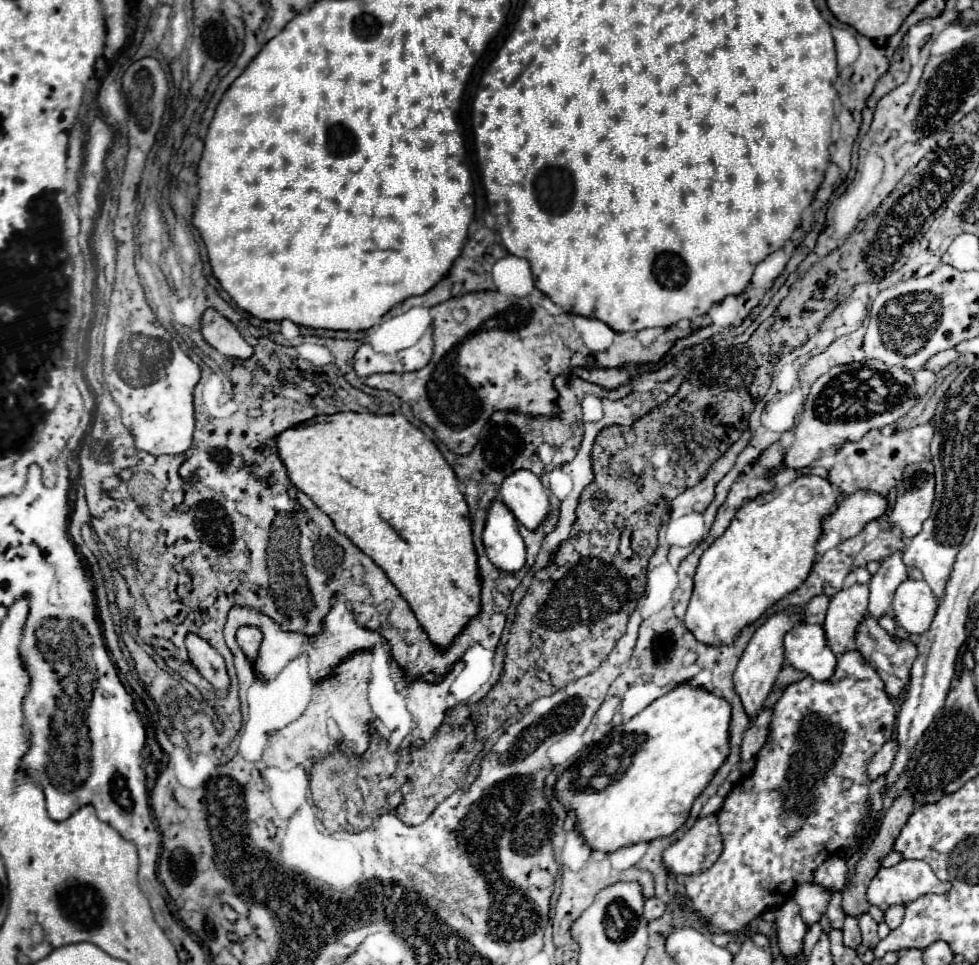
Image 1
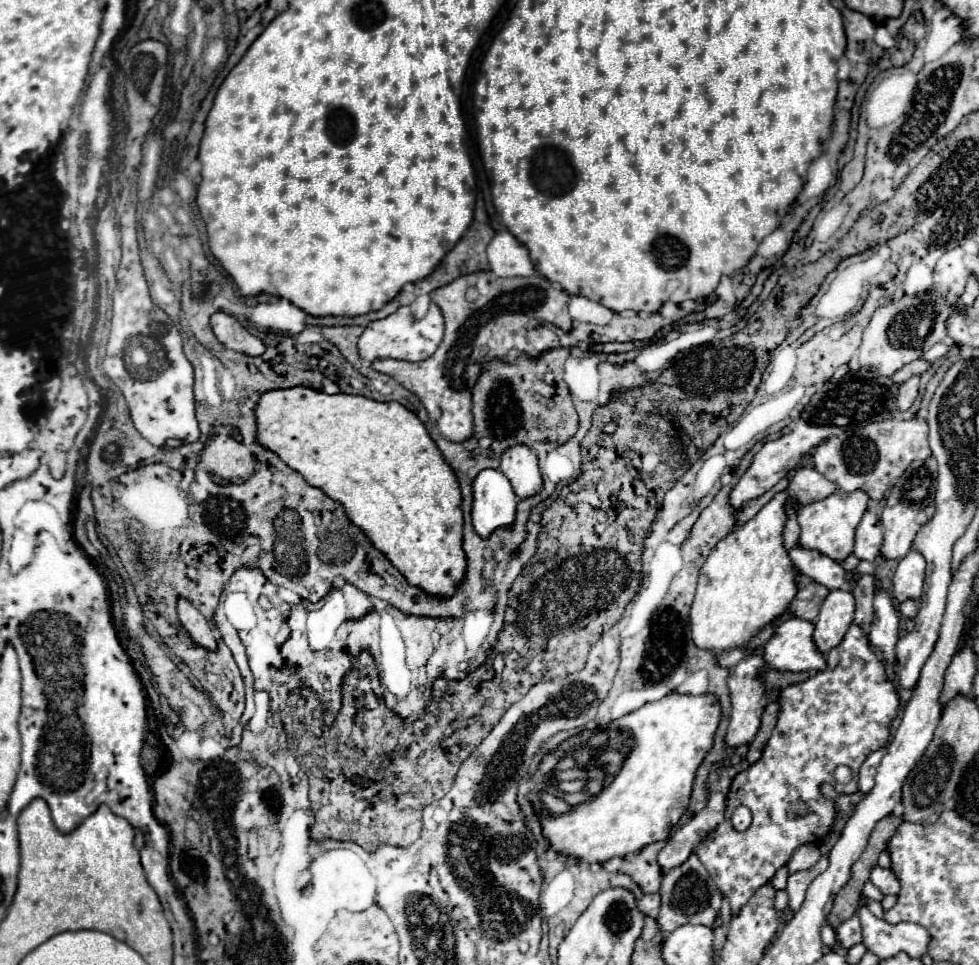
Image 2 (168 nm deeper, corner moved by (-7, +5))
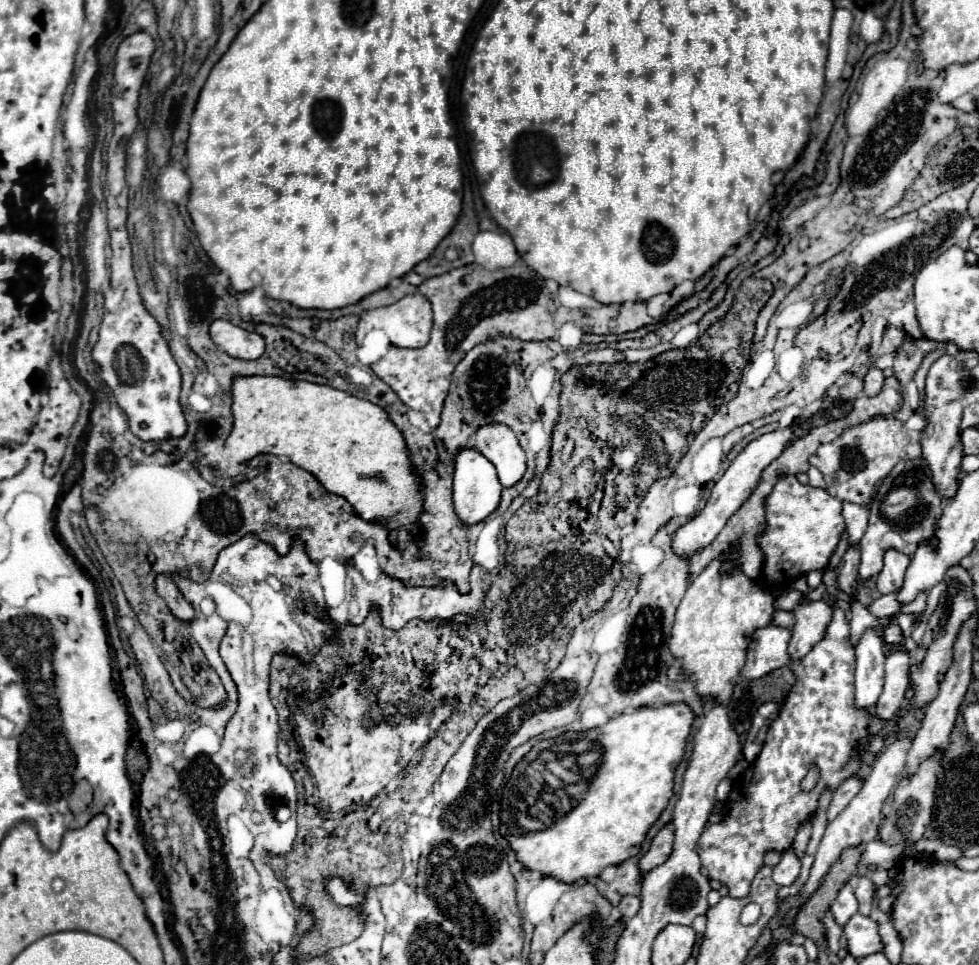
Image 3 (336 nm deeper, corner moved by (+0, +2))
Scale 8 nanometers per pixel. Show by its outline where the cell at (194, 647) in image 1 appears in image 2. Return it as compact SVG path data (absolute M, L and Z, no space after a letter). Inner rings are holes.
M183 596L177 602L177 614L179 614L179 620L181 620L183 628L191 634L191 638L197 644L201 644L205 648L215 648L217 646L215 634L211 630L211 624L207 622L207 618Z

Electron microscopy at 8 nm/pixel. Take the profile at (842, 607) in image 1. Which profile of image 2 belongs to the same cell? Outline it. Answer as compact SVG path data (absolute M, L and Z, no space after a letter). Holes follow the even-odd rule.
M831 590L827 594L813 630L813 642L819 652L825 654L843 640L849 624L853 622L853 612L855 602L851 592Z

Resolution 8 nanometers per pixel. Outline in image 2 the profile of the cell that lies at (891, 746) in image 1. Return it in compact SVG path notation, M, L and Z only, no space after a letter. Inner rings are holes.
M879 748L877 752L873 752L861 766L859 770L859 792L867 794L873 788L873 776L877 772L877 764L881 762L881 756L885 756L885 748Z

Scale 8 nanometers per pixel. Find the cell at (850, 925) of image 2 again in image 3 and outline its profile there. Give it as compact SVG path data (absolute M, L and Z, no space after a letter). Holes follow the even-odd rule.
M846 883L842 887L842 891L838 893L838 897L834 899L832 907L830 907L832 915L834 915L834 921L840 925L840 927L846 927L846 923L850 921L850 915L854 915L858 911L858 901L854 897L854 891L852 891L852 883Z

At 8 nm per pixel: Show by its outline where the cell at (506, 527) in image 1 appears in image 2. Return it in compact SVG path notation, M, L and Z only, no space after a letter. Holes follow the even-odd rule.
M497 468L481 470L473 480L473 528L487 538L495 528L511 526L515 520L517 496L507 476Z

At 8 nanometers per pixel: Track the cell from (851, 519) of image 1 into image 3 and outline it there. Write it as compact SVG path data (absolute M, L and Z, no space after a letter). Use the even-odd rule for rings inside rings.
M792 475L778 479L774 485L766 499L766 515L768 529L760 537L764 551L764 579L760 577L760 585L766 589L784 589L790 587L798 575L806 575L814 569L824 571L846 531L842 501L834 499L826 489L800 485Z

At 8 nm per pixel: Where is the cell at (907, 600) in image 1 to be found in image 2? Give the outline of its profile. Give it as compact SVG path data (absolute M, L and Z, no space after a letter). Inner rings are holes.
M911 550L903 560L899 560L895 574L891 578L891 592L893 596L903 602L907 598L919 600L923 592L923 580L925 580L925 558Z

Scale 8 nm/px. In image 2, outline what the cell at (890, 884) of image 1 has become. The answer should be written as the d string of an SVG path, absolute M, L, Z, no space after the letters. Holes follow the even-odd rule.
M873 868L871 882L883 892L883 894L899 894L899 880L893 876L891 870L885 868Z

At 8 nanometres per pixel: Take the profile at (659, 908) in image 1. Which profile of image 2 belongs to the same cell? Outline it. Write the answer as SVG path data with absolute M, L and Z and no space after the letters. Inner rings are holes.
M645 894L641 900L637 900L637 908L643 914L653 914L657 910L657 904L661 904L661 898L657 894Z

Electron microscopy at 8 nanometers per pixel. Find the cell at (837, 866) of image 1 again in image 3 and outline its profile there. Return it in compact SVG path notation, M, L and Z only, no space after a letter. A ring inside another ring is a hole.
M788 849L782 853L780 863L774 867L774 881L778 885L792 885L800 875L800 859Z

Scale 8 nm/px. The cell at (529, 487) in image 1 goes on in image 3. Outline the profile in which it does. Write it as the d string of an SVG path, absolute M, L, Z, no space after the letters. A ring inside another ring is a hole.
M484 425L476 433L476 449L496 467L504 487L516 485L526 473L526 453L506 425Z

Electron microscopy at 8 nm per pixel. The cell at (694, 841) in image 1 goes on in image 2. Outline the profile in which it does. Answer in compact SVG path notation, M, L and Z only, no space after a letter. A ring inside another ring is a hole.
M713 792L713 796L709 796L707 806L701 812L697 812L687 824L679 826L667 840L665 848L659 852L657 862L661 870L669 870L677 864L683 864L689 858L689 852L693 852L693 848L717 824L721 824L721 820L725 820L725 794Z

